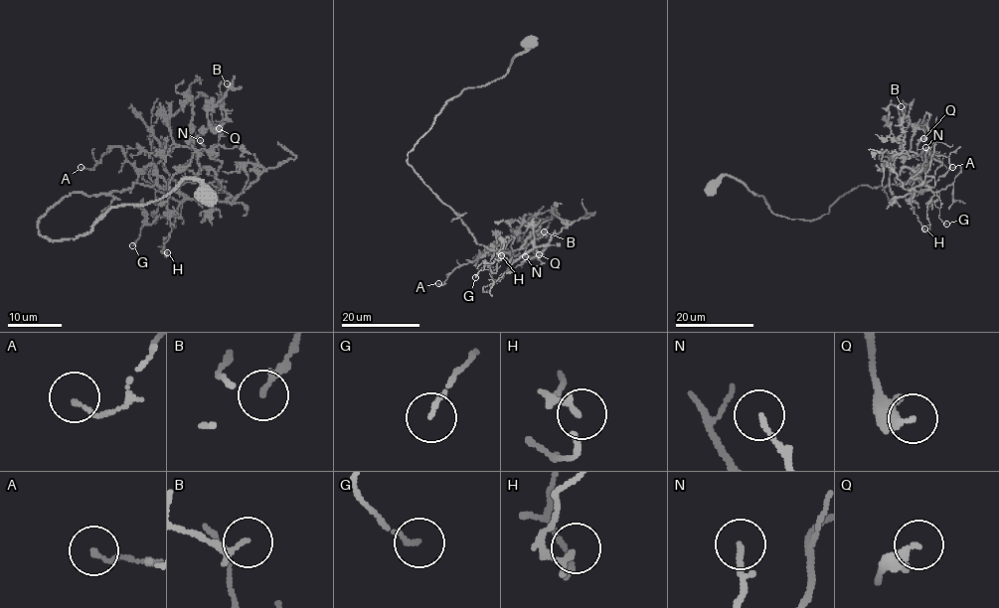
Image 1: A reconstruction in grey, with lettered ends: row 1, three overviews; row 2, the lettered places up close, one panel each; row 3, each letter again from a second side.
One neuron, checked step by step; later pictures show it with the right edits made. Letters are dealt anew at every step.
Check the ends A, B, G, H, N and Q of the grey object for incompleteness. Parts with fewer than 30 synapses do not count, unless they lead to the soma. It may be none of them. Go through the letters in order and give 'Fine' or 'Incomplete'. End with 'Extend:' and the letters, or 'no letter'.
A: Fine
B: Fine
G: Fine
H: Fine
N: Fine
Q: Fine
Extend: no letter

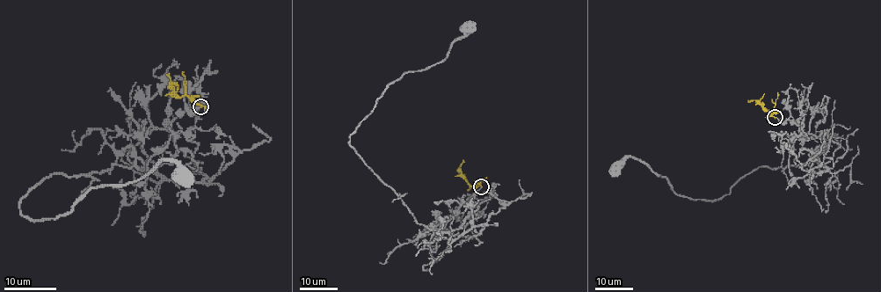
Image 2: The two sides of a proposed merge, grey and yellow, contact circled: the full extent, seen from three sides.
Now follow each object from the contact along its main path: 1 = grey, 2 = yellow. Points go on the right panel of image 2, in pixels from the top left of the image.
1: (775, 117), (840, 146), (823, 164), (759, 166), (714, 200), (680, 196), (633, 158), (615, 170)
2: (775, 117), (772, 115), (774, 110), (766, 110), (755, 101), (748, 100)

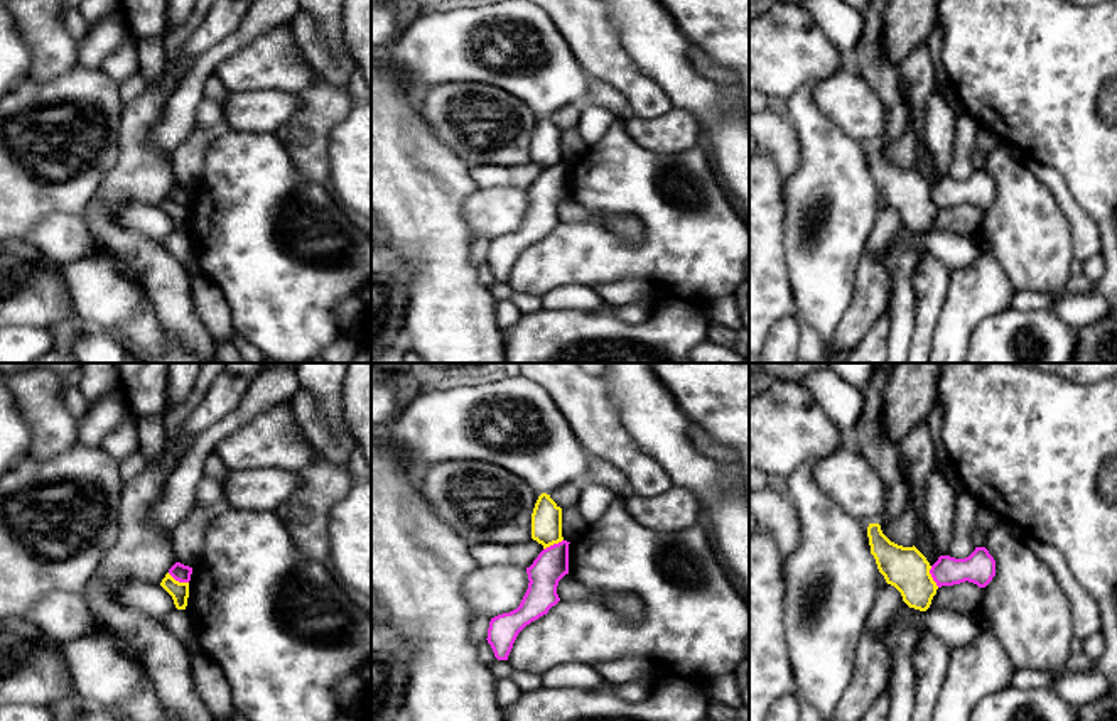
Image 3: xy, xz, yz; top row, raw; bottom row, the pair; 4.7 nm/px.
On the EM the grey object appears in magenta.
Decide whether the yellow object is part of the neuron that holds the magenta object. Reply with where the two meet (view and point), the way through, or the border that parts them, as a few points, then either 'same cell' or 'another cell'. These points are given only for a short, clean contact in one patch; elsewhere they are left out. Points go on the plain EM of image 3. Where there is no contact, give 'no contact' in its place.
contact yz (932, 198); border yz (930, 188), (930, 198), (938, 208); another cell

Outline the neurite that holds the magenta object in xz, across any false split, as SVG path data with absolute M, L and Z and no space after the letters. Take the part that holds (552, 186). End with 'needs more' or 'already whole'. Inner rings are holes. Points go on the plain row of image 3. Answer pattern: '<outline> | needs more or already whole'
M562 162L543 171L526 189L530 204L520 228L491 240L486 262L498 282L508 282L518 255L560 223L557 208L569 196L569 165Z | already whole

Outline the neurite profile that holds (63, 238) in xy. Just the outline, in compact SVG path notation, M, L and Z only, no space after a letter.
M56 213L34 225L25 241L56 265L67 265L96 253L86 221L78 214Z

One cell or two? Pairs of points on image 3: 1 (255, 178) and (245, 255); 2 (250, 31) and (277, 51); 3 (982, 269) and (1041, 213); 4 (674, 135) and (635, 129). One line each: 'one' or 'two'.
1: one
2: two
3: two
4: one

